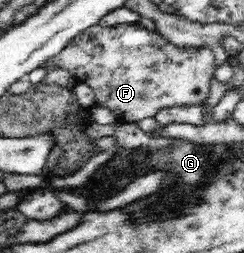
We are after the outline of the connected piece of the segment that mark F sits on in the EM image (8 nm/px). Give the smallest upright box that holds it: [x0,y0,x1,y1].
[46,23,215,122]

